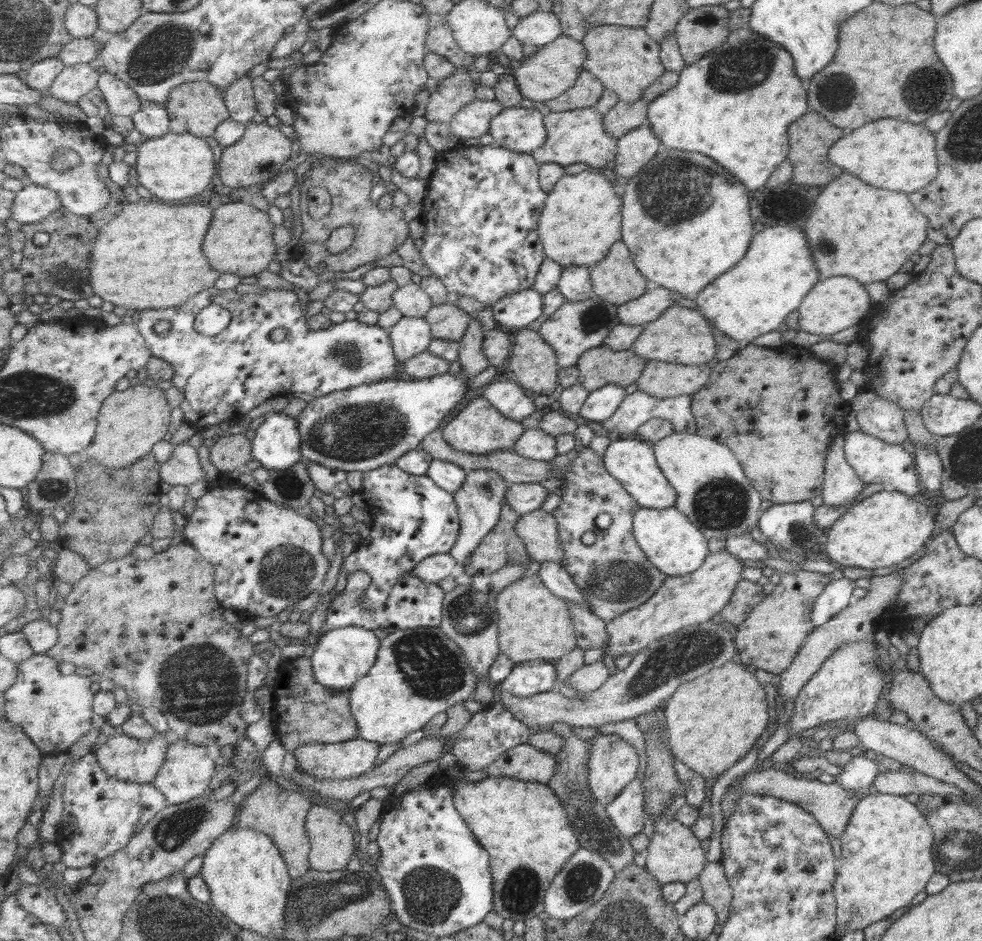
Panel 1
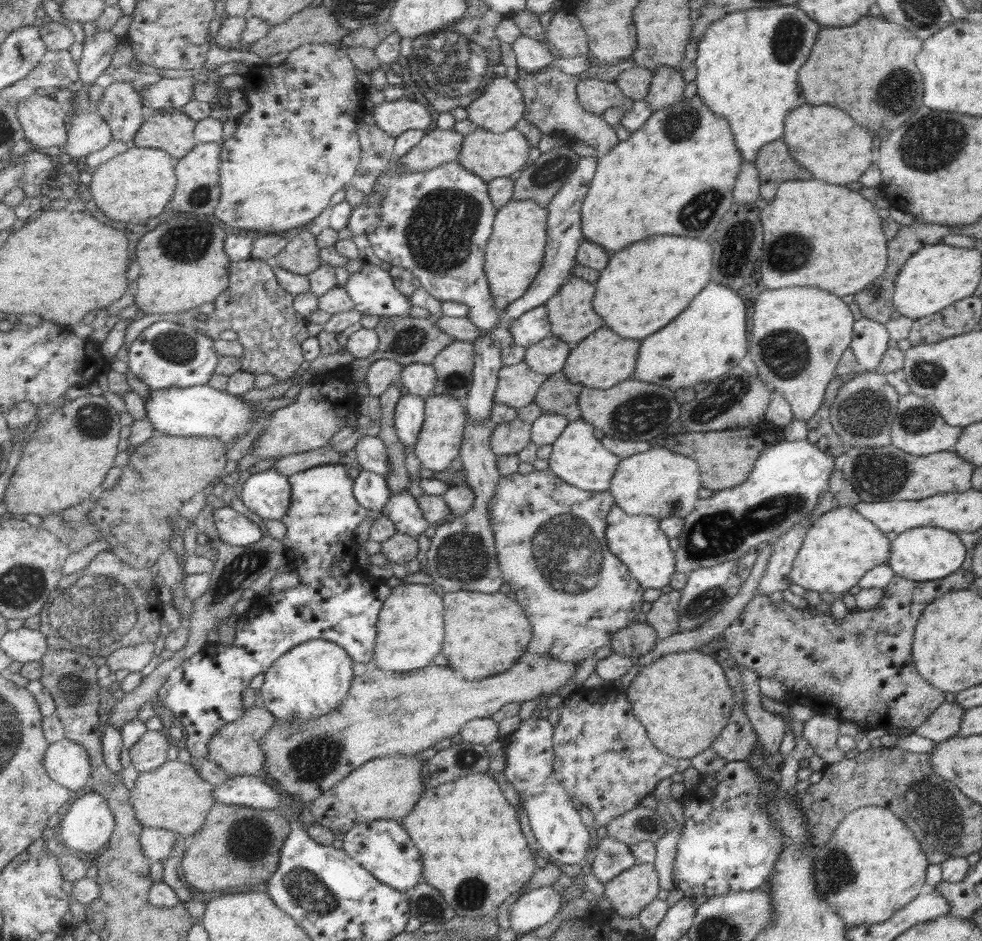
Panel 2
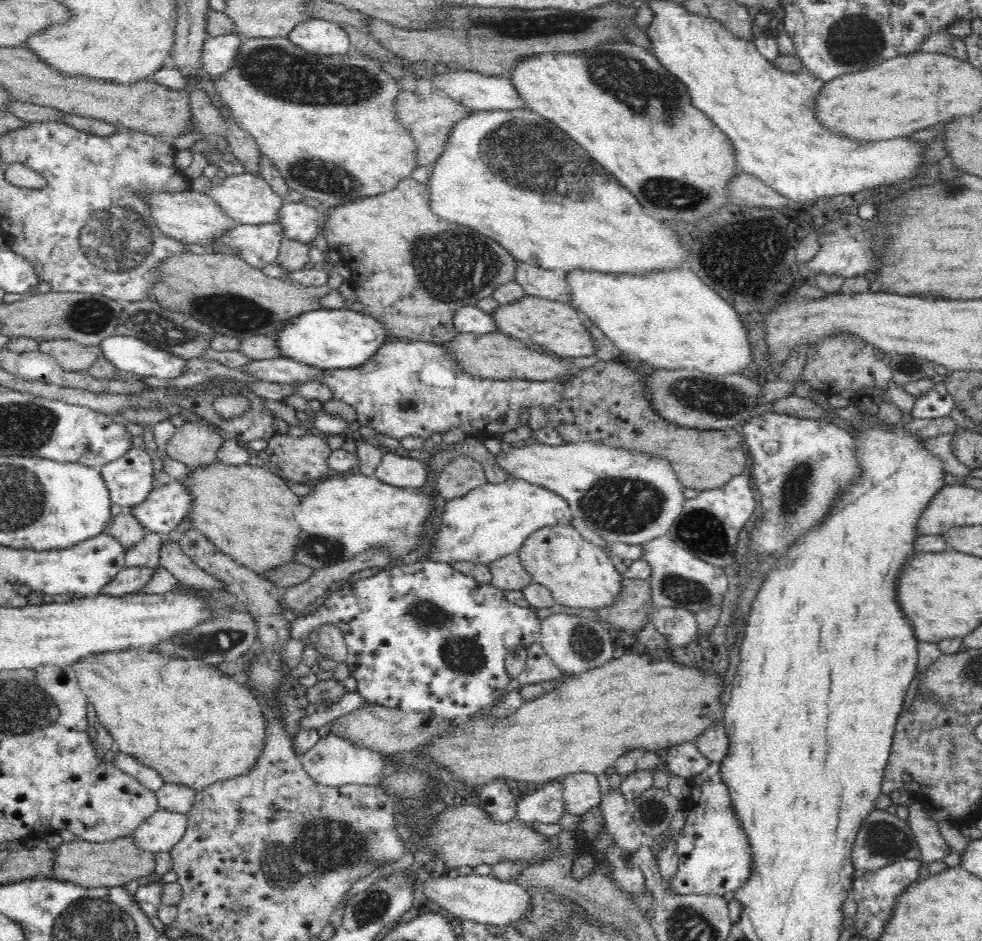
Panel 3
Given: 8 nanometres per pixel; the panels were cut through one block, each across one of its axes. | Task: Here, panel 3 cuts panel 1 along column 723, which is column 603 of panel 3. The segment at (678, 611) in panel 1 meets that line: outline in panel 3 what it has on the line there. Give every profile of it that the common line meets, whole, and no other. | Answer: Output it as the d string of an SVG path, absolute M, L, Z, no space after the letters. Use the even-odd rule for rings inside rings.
M570 524L542 526L535 530L517 552L531 580L547 588L558 604L592 610L618 600L624 580L602 547L589 542Z

